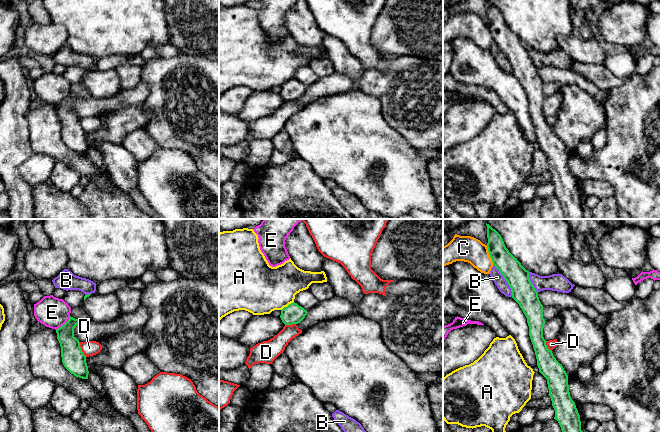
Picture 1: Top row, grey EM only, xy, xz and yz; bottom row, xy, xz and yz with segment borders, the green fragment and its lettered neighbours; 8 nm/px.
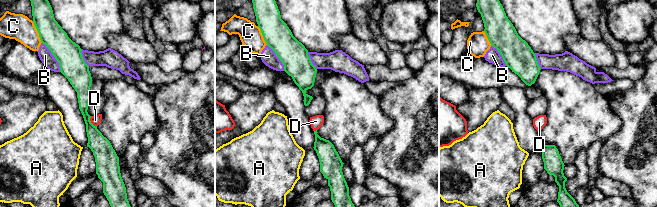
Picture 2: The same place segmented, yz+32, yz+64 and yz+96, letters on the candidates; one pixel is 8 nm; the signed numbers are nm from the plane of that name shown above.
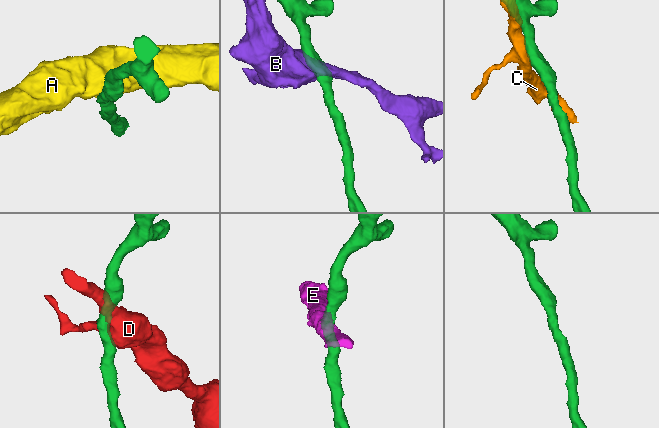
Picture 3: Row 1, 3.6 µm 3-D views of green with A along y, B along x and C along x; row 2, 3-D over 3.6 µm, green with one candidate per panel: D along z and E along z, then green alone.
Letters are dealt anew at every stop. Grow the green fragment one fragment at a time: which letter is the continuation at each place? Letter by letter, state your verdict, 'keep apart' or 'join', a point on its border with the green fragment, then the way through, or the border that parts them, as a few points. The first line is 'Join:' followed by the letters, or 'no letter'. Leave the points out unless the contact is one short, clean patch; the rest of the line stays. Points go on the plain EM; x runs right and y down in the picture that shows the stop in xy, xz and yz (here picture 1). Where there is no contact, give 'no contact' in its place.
Join: no letter
A: keep apart; meets green in xz at (288, 81); border along xz (293, 77), (281, 86)
B: keep apart; meets green in yz at (505, 55)
C: keep apart; meets green in yz at (489, 30); border along yz (486, 21), (493, 40)
D: keep apart; meets green in xy at (80, 125); border along xy (79, 118), (80, 125), (86, 132)
E: keep apart; meets green in xy at (64, 100); border along xy (70, 92), (56, 106)

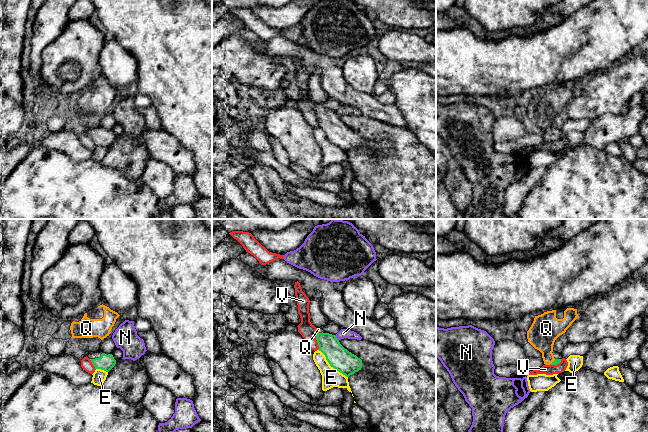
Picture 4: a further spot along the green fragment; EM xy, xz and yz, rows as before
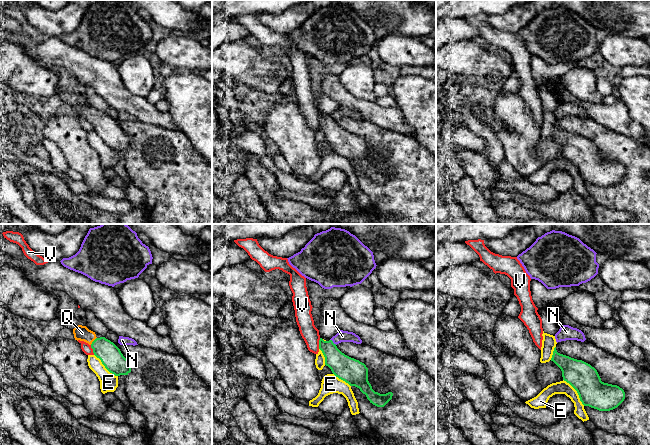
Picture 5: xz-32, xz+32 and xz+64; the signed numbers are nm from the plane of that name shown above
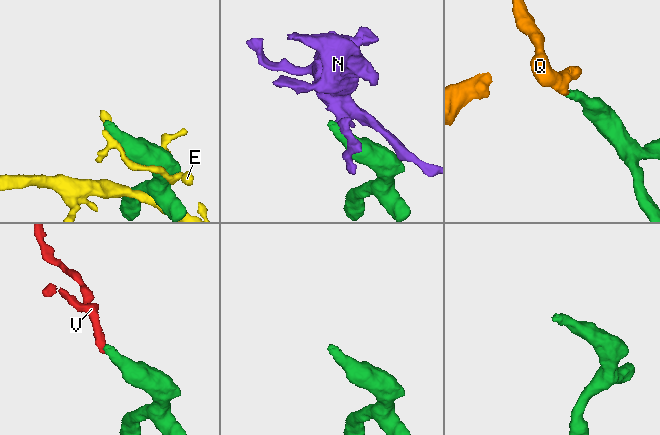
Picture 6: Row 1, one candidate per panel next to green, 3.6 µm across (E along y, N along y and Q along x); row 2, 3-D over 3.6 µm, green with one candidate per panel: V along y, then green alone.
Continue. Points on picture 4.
Join: Q
E: keep apart; meets green in xz at (331, 142)
N: keep apart; meets green in xz at (336, 114); border along xz (334, 111), (338, 116)
Q: join; meets green in yz at (552, 138)
V: keep apart; meets green in xz at (317, 117); border along xz (316, 109), (318, 125)

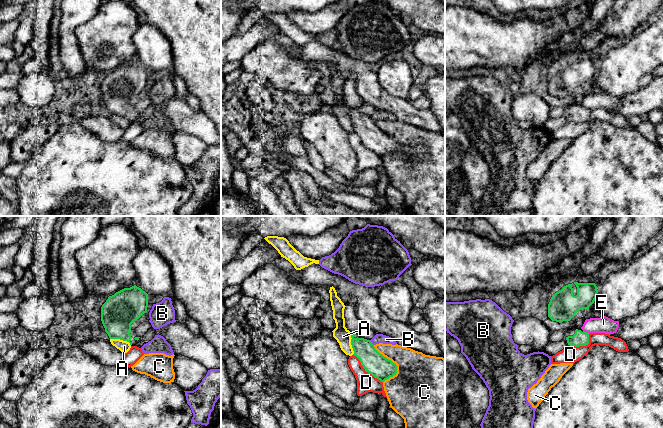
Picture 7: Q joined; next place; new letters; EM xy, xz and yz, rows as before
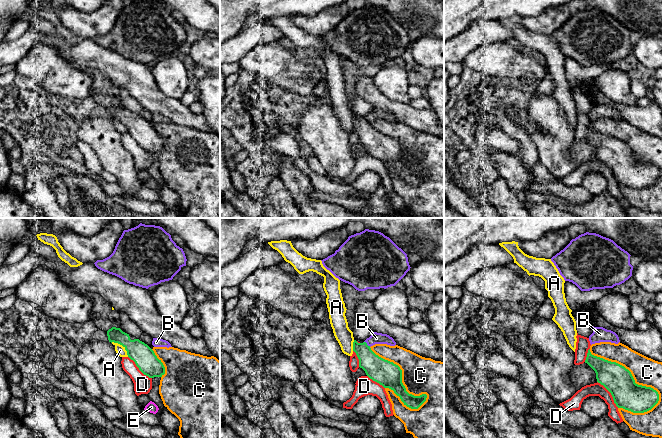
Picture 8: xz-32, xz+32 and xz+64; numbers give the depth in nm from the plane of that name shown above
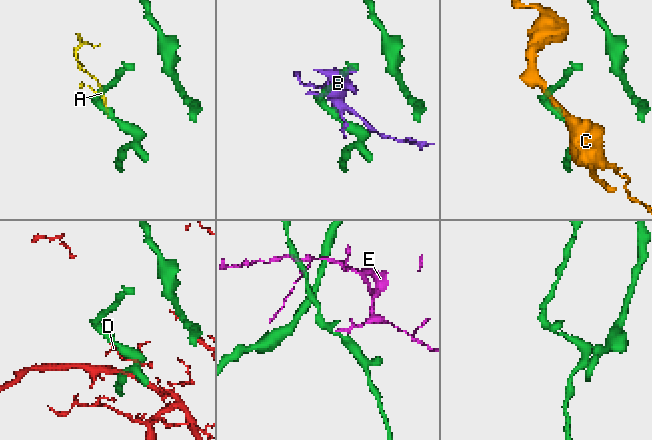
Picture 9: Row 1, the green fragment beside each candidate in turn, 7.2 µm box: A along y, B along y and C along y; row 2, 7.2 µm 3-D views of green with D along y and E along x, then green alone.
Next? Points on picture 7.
Join: no letter
A: keep apart; meets green in xy at (121, 115); border along xy (110, 114), (126, 116), (130, 121)
B: keep apart; meets green in xz at (371, 119); border along xz (369, 116), (373, 121)
C: keep apart; meets green in xz at (394, 139)
D: keep apart; meets green in xz at (366, 147)
E: keep apart; meets green in yz at (586, 108); border along yz (583, 106), (589, 109)

